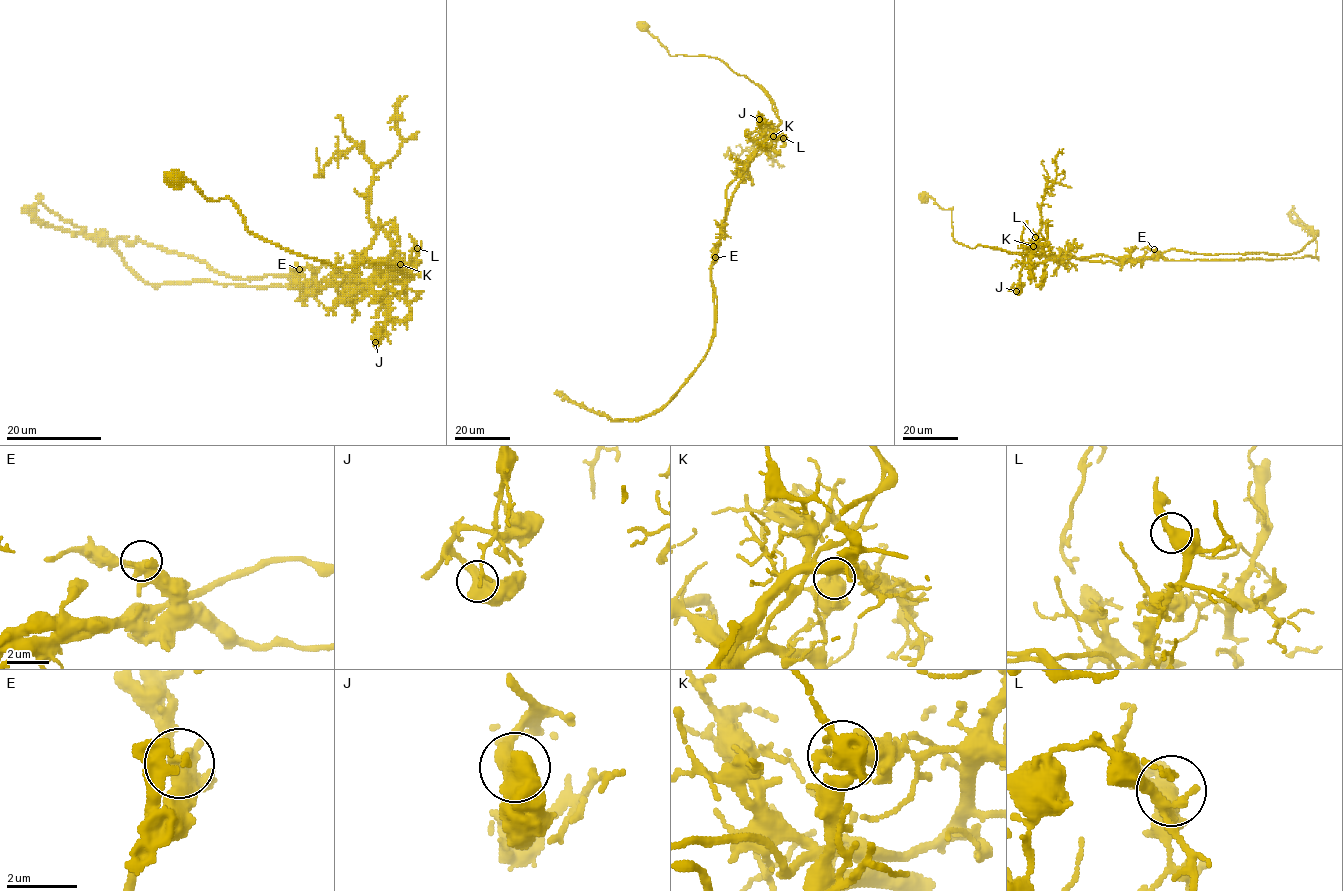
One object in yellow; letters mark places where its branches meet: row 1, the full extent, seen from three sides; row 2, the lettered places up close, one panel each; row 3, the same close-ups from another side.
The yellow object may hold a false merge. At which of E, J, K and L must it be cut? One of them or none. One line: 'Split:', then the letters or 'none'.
Split: K

